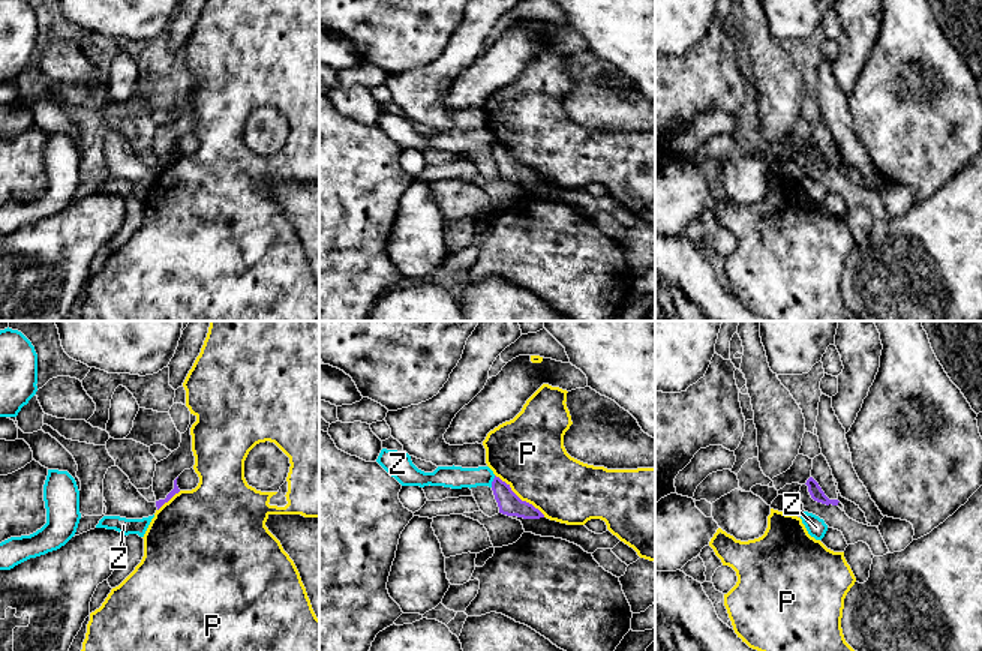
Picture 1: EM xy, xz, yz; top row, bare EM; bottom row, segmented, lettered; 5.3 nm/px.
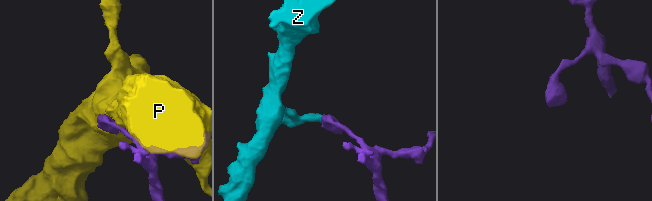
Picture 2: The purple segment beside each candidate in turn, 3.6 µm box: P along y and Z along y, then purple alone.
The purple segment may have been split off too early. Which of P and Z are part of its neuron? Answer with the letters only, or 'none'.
none

